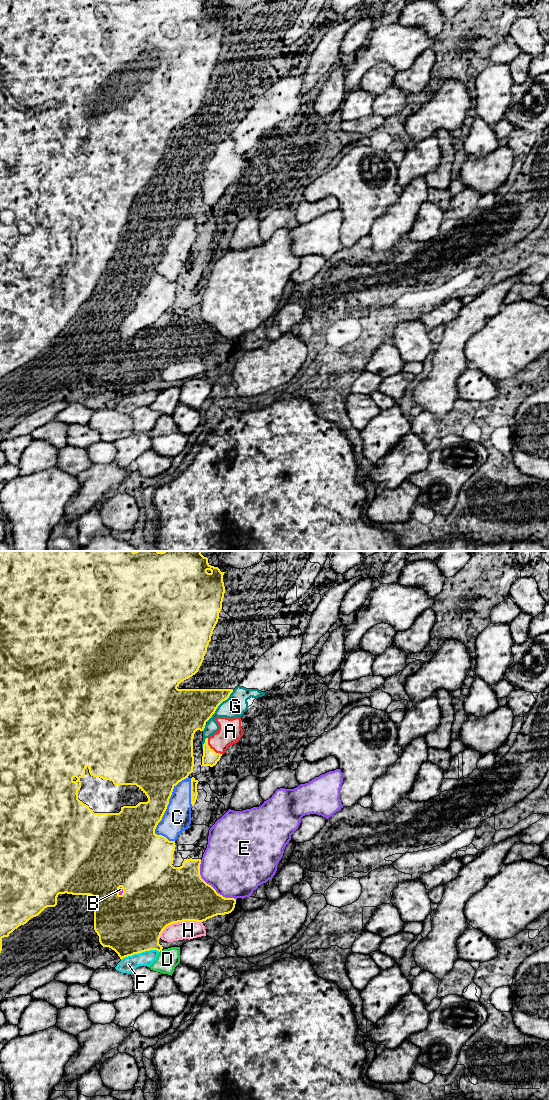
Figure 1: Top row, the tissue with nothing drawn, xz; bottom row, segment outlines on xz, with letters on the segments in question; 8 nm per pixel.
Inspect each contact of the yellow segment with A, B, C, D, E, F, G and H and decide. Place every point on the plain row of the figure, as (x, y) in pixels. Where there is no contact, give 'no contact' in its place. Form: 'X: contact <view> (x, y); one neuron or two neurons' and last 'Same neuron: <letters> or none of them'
A: contact xz (212, 189); two neurons
B: contact xz (118, 331); two neurons
C: contact xz (165, 250); two neurons
D: contact xz (160, 390); two neurons
E: contact xz (210, 325); two neurons
F: contact xz (140, 392); two neurons
G: contact xz (219, 144); two neurons
H: contact xz (178, 361); two neurons
Same neuron: none of them

